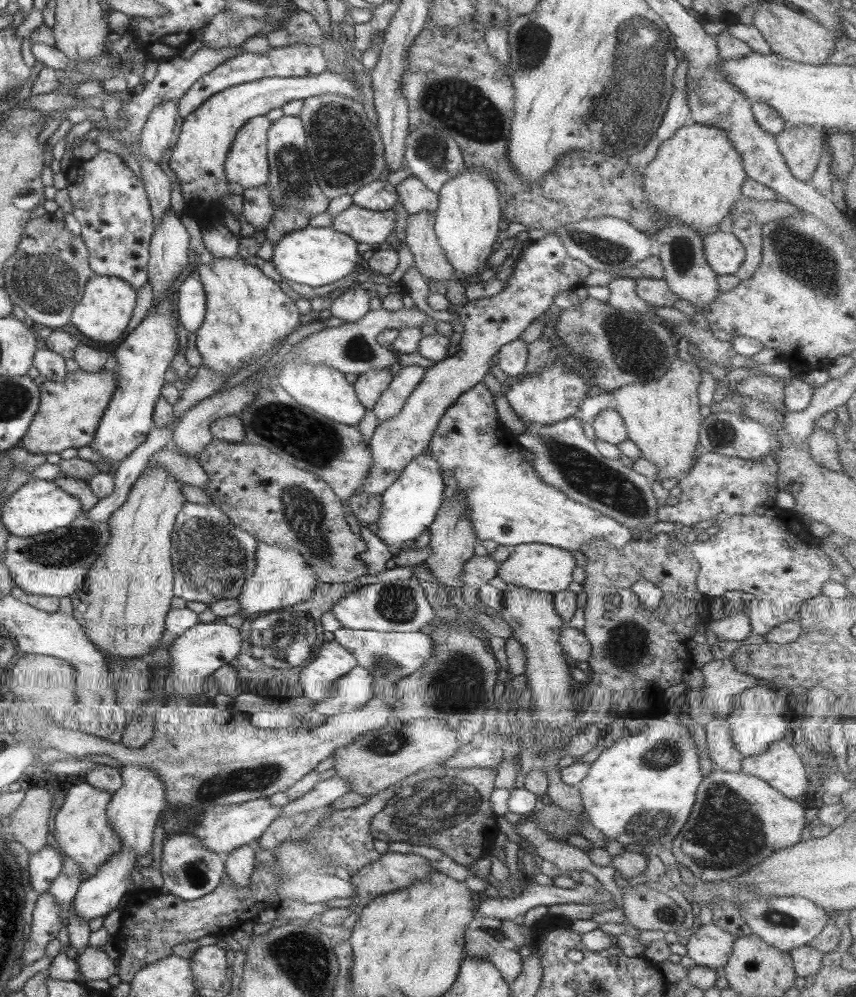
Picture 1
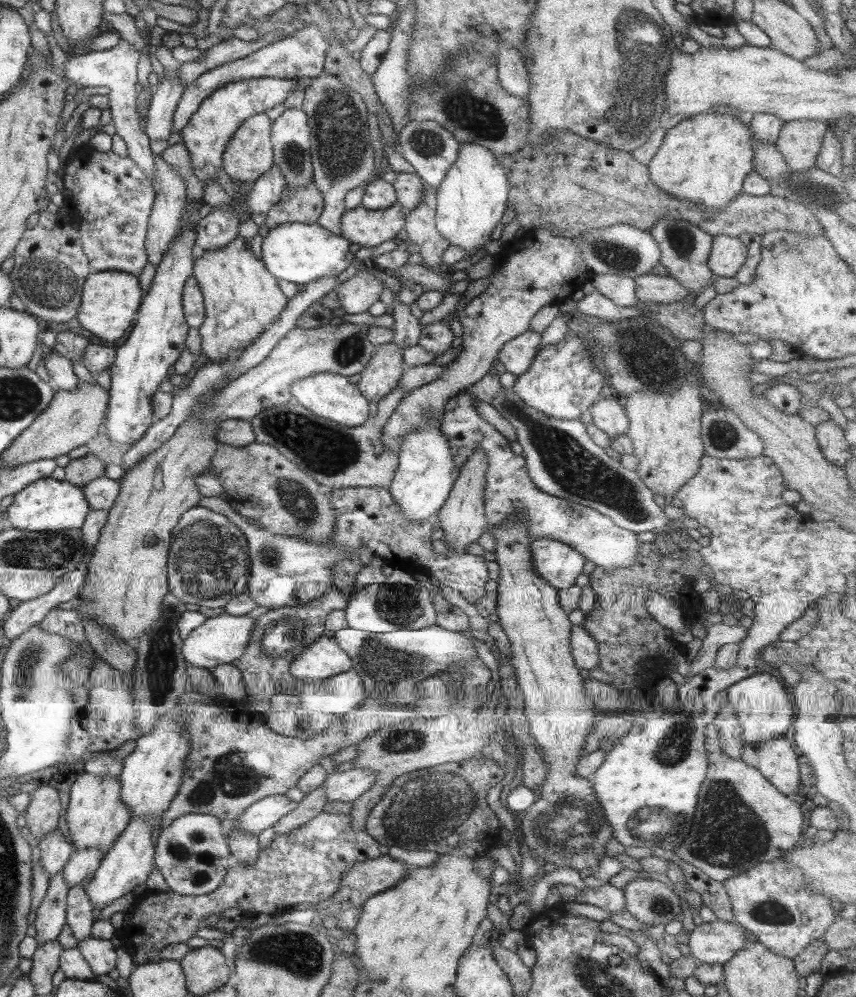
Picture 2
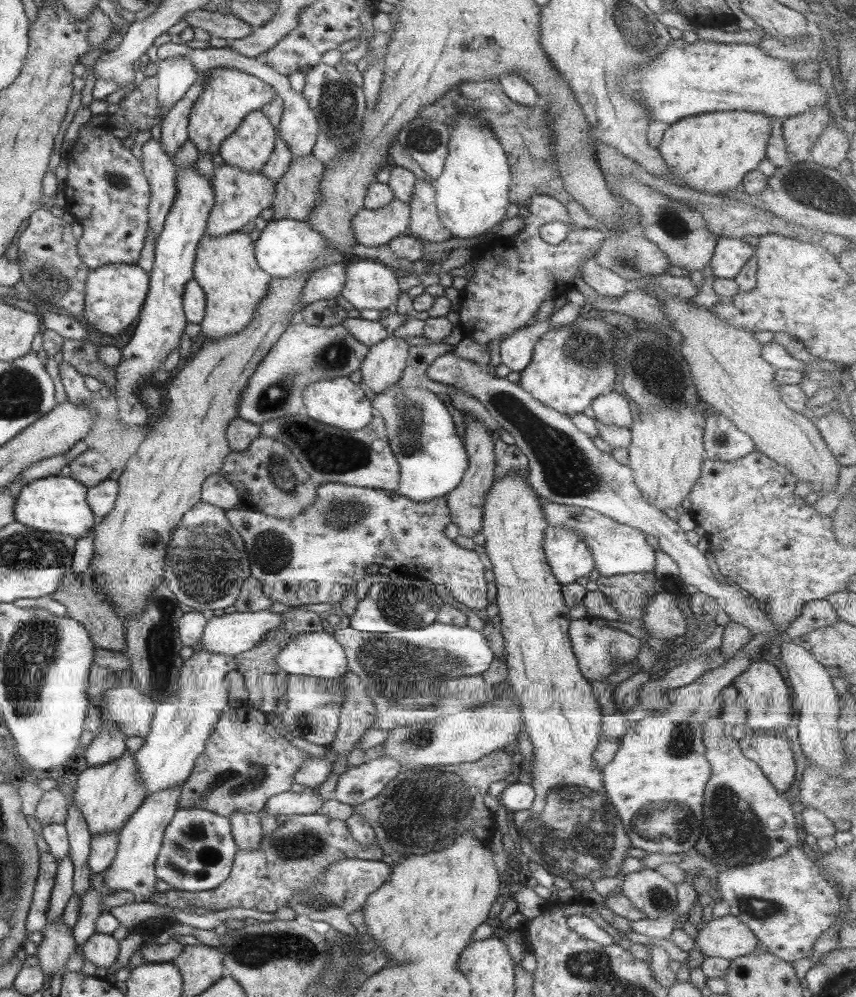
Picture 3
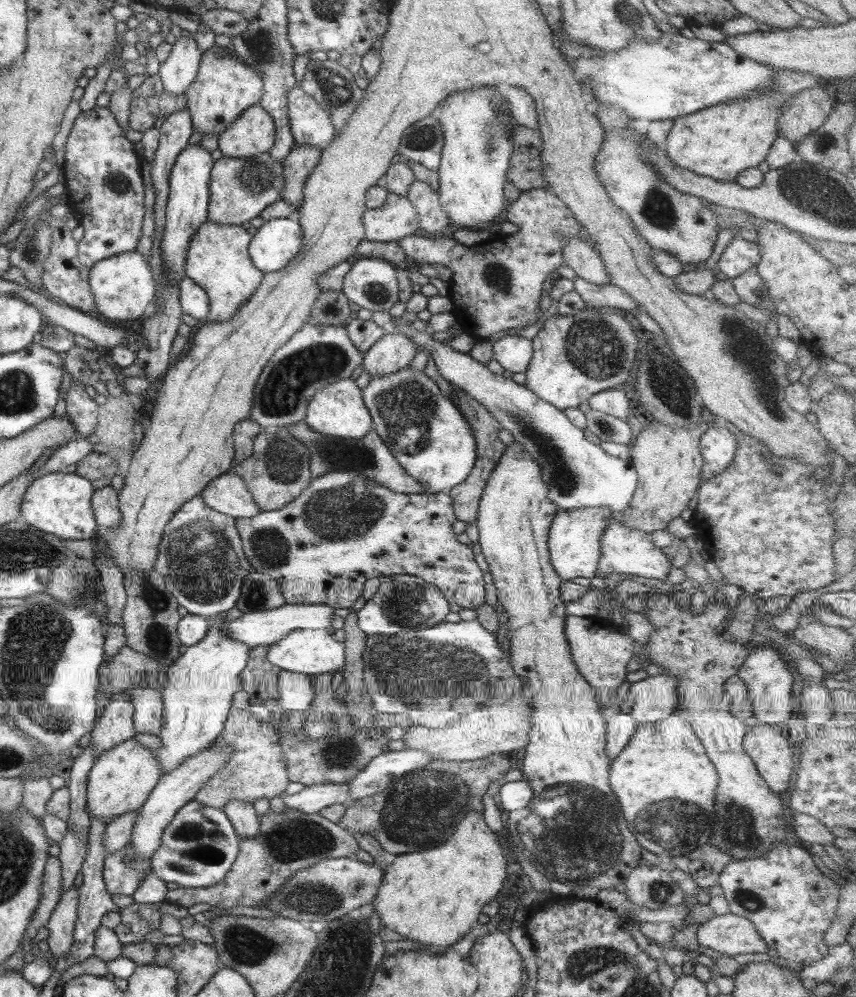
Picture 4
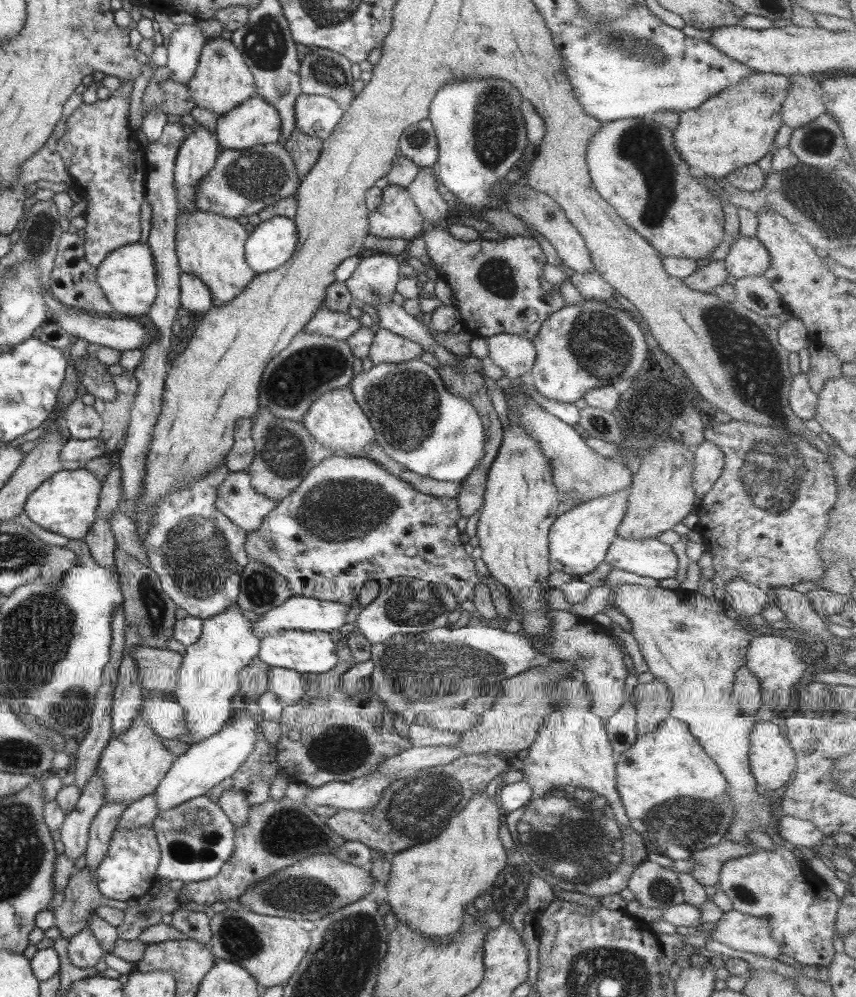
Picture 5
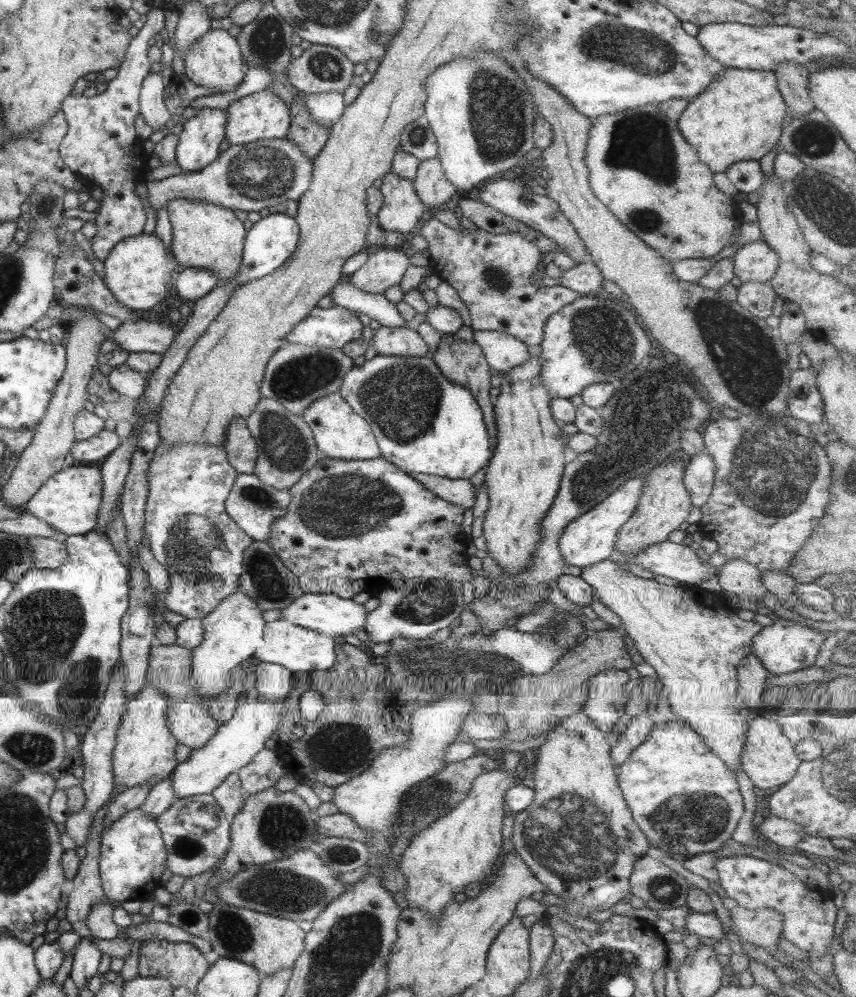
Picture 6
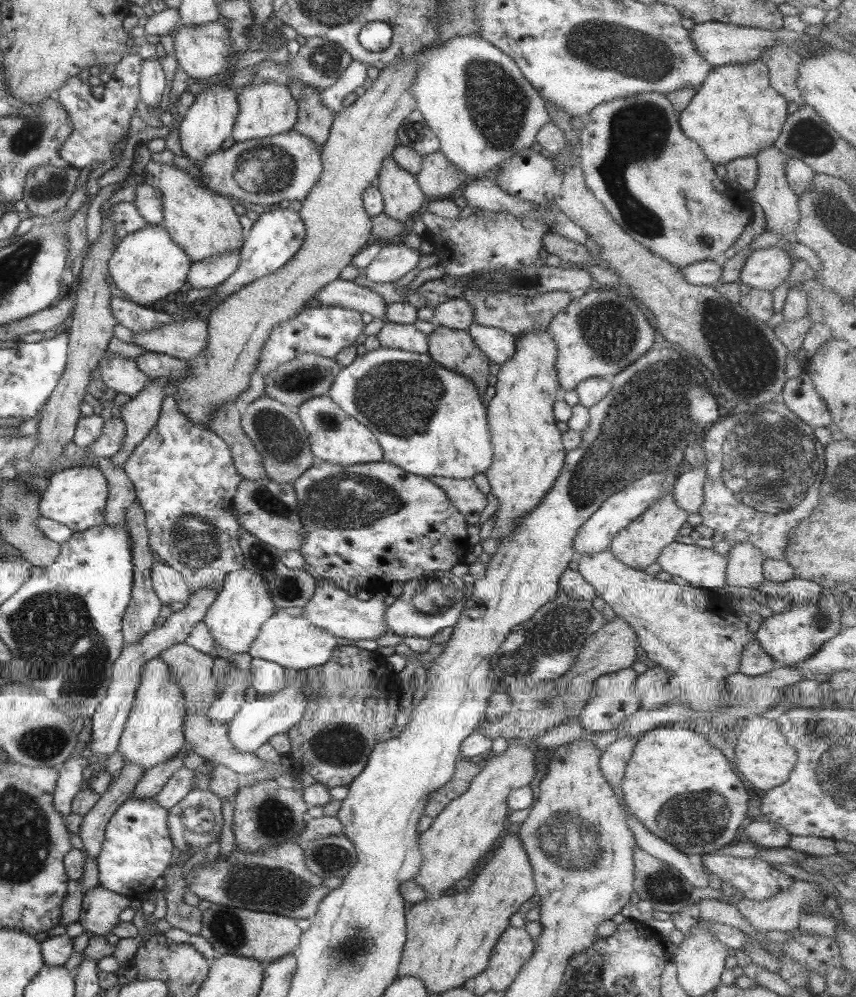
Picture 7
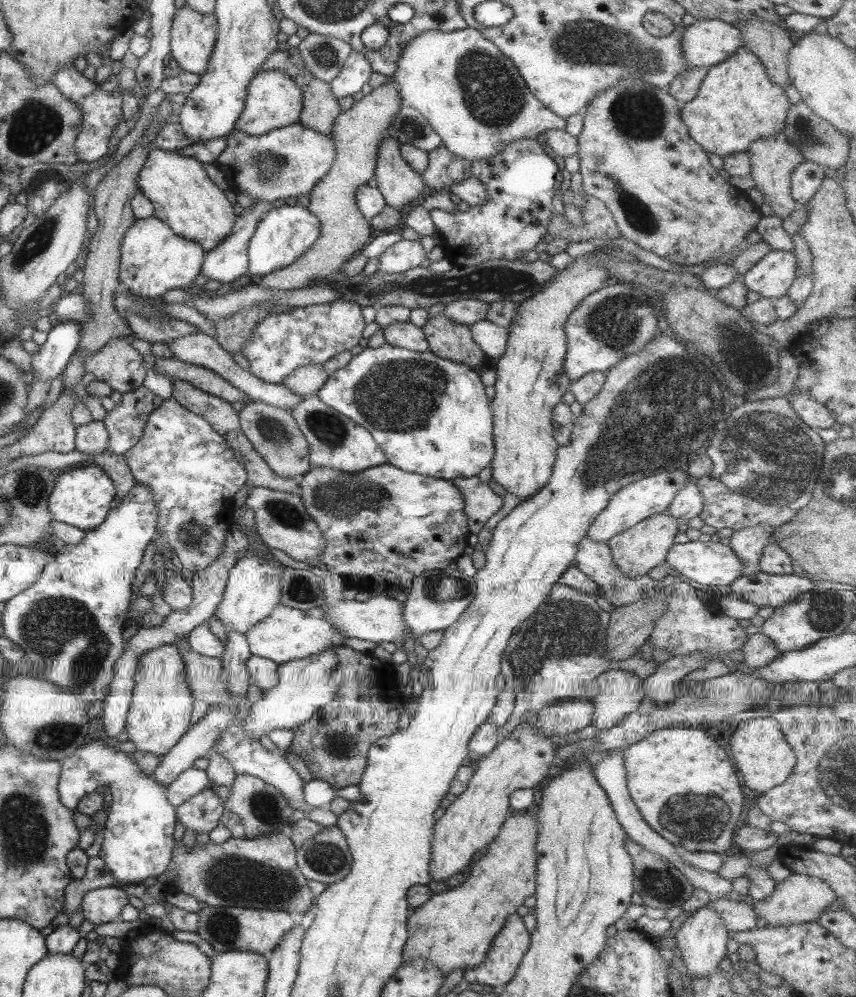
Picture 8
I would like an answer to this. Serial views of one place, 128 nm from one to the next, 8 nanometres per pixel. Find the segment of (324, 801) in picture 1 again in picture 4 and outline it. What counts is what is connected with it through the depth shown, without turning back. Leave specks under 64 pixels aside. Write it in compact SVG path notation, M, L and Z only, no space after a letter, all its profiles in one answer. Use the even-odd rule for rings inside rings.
M408 749L385 752L373 758L361 773L346 783L349 788L349 799L342 805L348 807L359 798L381 792L390 786L393 779L398 779L405 772L421 769L434 760L425 752Z

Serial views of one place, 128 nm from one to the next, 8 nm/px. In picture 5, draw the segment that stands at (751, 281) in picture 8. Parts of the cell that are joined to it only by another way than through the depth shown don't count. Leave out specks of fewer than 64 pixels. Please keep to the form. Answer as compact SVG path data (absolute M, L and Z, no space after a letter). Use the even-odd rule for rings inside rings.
M738 236L723 261L728 276L737 280L745 276L763 275L769 267L769 259L769 252L756 237Z

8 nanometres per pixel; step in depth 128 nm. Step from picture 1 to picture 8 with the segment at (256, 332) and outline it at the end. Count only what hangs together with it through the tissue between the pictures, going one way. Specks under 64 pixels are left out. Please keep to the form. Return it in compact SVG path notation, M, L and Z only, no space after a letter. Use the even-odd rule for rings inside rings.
M153 149L146 156L138 178L136 186L152 205L154 218L163 222L173 234L197 242L205 253L213 250L233 228L236 216L232 205L223 191L209 180L201 163L195 158Z

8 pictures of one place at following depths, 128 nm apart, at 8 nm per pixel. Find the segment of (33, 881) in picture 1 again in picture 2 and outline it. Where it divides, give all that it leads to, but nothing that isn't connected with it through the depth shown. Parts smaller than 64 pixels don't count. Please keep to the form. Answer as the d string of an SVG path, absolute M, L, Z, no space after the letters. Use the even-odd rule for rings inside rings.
M57 829L43 834L38 847L41 852L39 853L41 868L45 870L45 874L49 874L49 877L62 872L63 865L73 850L68 838L65 838Z

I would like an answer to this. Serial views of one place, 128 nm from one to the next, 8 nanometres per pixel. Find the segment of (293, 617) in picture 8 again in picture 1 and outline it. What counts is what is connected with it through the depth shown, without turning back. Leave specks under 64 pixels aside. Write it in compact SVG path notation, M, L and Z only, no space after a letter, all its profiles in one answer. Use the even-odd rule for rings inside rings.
M323 641L321 645L317 657L310 664L305 663L297 669L300 672L302 695L314 704L333 697L331 686L335 680L356 666L355 658L339 644Z

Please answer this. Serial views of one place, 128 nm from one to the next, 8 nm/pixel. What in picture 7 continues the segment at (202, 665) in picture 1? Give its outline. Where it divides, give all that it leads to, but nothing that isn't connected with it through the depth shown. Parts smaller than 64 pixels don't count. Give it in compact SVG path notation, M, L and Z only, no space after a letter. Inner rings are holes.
M317 578L315 592L311 599L302 606L302 618L308 620L312 626L329 633L337 638L348 638L349 640L374 640L385 634L385 622L383 614L387 606L384 599L388 592L379 592L365 601L347 594L343 589L335 586L327 578Z

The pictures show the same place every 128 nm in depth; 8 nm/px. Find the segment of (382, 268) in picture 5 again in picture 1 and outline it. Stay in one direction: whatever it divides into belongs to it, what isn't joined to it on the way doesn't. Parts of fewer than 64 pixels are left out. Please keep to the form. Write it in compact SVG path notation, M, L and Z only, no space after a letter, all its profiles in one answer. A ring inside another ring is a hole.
M351 288L339 294L329 308L331 316L344 323L359 320L368 311L370 293L361 288Z

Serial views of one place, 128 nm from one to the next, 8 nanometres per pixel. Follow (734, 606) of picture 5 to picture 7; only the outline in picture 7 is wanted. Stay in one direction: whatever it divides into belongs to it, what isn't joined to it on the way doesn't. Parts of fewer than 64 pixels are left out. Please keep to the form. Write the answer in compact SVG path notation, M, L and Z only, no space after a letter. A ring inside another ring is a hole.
M737 542L730 546L727 552L727 567L725 567L725 585L737 588L751 588L756 592L763 582L762 564L765 556L761 550L747 542Z

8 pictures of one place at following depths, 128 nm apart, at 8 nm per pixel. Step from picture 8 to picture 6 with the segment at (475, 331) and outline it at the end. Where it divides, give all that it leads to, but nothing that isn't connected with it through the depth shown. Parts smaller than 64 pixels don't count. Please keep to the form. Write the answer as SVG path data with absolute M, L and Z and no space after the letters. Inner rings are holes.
M471 328L471 333L473 342L480 346L487 364L500 374L519 366L521 362L527 362L531 356L532 348L505 332Z

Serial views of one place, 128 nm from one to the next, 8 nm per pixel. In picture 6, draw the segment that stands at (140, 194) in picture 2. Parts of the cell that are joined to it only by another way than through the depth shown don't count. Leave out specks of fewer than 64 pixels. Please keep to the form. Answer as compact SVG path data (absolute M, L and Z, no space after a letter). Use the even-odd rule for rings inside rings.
M150 8L144 15L143 25L129 41L124 58L116 68L117 74L107 82L106 90L95 97L69 92L59 106L68 124L67 133L58 147L59 157L79 180L92 181L91 184L103 191L103 197L95 210L97 231L88 240L93 256L101 261L109 255L115 243L141 234L145 223L145 214L135 188L143 182L149 170L146 164L149 156L145 156L143 150L133 152L133 146L139 142L133 124L136 116L139 116L138 94L141 83L149 72L150 63L146 55L149 40L164 27L164 16L158 8Z

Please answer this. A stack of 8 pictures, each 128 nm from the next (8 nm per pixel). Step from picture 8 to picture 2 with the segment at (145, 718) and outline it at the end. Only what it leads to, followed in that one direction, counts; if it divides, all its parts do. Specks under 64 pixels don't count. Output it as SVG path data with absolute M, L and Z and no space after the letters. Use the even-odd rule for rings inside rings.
M85 772L77 776L70 786L69 802L65 812L68 841L72 846L79 850L97 848L99 852L105 853L109 850L131 818L129 808L121 802L120 790L119 778L93 776Z

